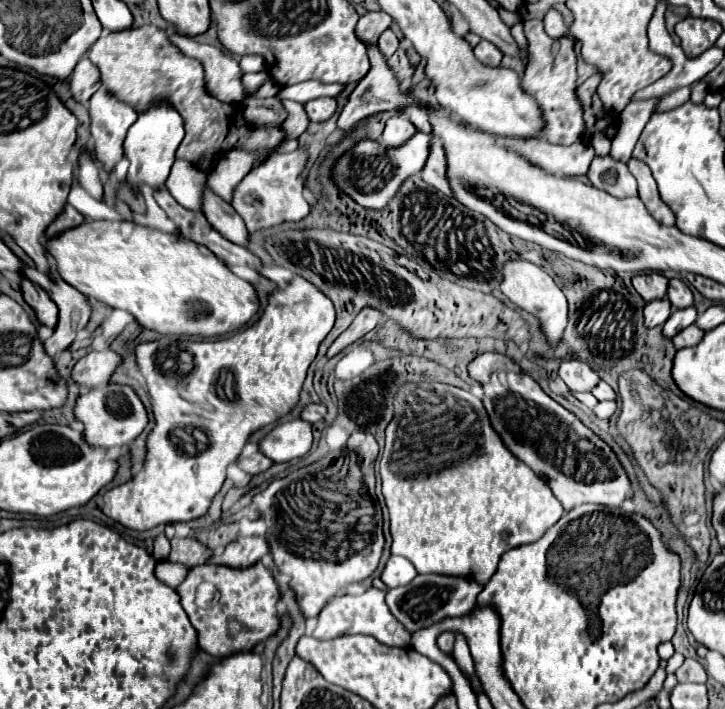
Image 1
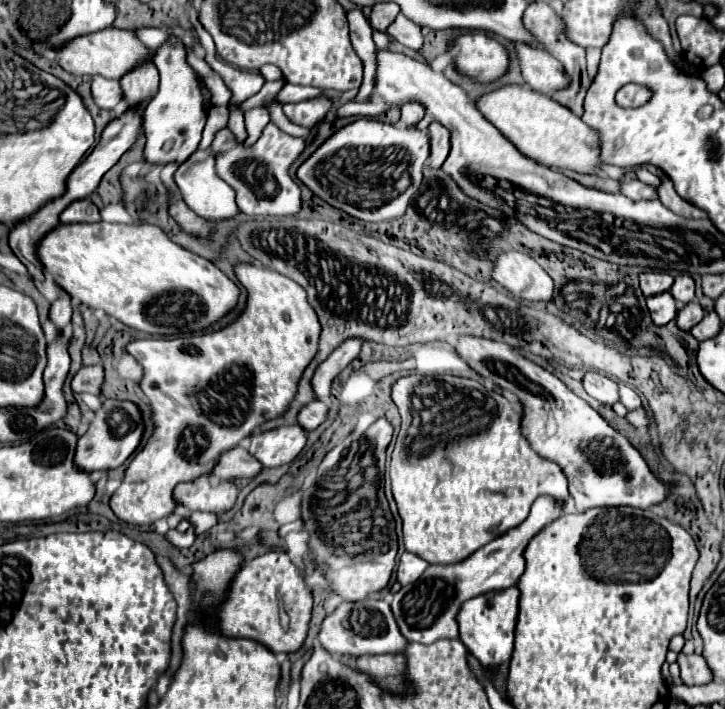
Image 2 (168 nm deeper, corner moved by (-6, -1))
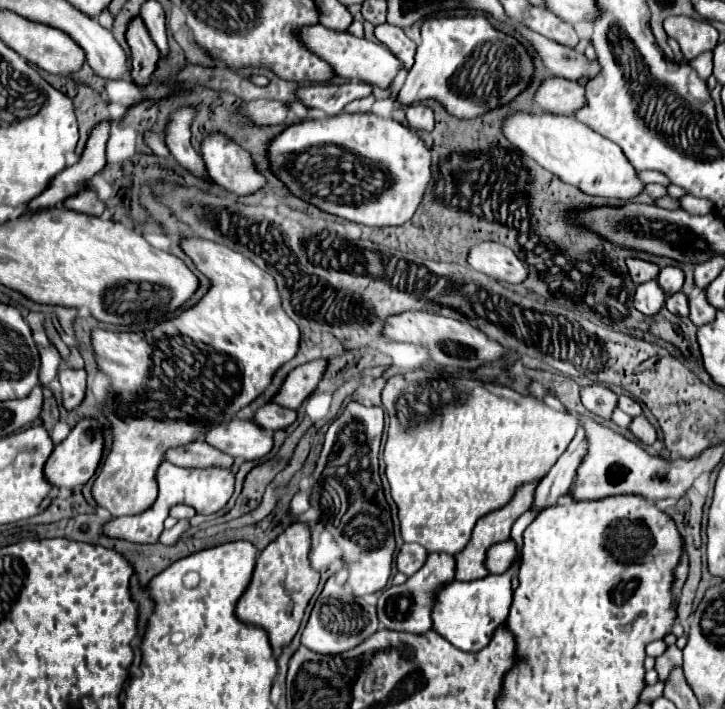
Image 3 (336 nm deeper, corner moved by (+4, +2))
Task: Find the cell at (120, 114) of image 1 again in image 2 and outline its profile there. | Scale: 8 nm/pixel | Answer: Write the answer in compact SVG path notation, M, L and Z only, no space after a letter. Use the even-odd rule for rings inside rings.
M142 60L138 68L132 68L122 76L120 86L124 90L124 102L134 108L134 106L144 106L154 92L158 92L158 70L150 60Z

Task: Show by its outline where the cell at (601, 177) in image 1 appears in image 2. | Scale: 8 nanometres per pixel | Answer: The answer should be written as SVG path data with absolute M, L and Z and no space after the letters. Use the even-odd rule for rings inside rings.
M632 182L632 184L622 184L622 194L632 198L632 200L656 200L658 192L656 188L650 188L644 182Z

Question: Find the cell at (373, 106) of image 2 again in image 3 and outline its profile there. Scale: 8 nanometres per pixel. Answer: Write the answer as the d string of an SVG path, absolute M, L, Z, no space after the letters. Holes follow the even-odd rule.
M291 102L288 103L290 107L290 113L287 118L288 122L293 122L296 119L304 119L306 118L308 114L308 108L306 108L302 103L300 102Z

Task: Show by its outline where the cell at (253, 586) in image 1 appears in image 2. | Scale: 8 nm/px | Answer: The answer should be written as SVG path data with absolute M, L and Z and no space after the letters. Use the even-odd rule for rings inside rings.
M284 550L268 552L242 564L242 570L232 580L226 602L218 612L218 628L224 636L250 638L262 642L272 652L290 654L300 650L306 640L312 618L312 602L312 590L306 586L300 568L292 564L290 556ZM282 612L286 612L288 624L282 624Z

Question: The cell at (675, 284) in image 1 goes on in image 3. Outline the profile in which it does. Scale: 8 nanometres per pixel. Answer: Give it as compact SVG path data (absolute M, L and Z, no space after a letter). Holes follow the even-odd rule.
M664 267L664 269L660 269L658 283L666 295L674 295L674 293L682 291L684 273L680 267Z

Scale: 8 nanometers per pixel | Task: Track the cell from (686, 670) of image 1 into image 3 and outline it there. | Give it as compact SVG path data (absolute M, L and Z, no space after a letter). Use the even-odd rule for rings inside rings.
M676 645L666 647L666 651L656 659L656 671L660 679L666 679L676 667L682 667L682 651Z

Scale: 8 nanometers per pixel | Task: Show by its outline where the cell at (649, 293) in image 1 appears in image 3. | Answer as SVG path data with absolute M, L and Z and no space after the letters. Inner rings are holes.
M628 259L626 261L628 269L630 269L630 277L636 285L642 285L646 281L652 281L658 277L658 267L654 263L648 263L648 261L640 261L640 259Z

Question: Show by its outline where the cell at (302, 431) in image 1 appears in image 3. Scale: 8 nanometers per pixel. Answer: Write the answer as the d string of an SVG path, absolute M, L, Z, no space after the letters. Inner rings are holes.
M232 419L228 425L218 425L212 429L212 433L208 433L208 437L204 437L204 441L232 455L234 459L244 461L264 459L274 449L272 433L264 431L254 421L242 419Z

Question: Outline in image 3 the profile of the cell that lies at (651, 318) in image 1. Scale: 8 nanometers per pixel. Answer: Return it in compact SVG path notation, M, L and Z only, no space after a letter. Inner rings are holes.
M650 281L650 283L638 285L636 297L634 297L634 307L640 313L652 317L652 315L656 315L664 307L664 301L666 301L666 295L660 289L660 285L656 281Z

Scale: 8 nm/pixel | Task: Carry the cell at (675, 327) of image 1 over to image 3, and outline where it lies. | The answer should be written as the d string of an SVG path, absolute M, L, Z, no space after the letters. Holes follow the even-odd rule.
M676 293L672 297L666 299L666 309L674 315L680 315L680 317L688 317L688 299L684 293Z

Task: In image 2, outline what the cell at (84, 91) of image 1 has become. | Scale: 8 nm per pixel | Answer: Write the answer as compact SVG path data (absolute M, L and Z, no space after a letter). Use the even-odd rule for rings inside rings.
M102 76L92 78L92 96L94 102L106 110L114 110L116 104L120 104L124 98L118 80L106 80Z

